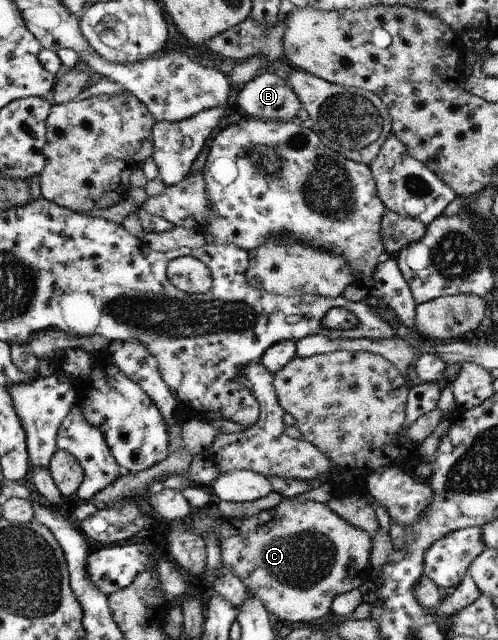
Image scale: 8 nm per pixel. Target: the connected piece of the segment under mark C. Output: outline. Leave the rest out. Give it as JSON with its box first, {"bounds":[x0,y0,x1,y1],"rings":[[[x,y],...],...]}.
{"bounds":[215,498,372,623],"rings":[[[282,498],[275,507],[251,517],[215,516],[215,533],[219,535],[222,564],[240,577],[248,591],[280,620],[291,623],[317,621],[329,613],[337,595],[358,590],[371,578],[369,555],[372,537],[343,521],[321,502]]]}

